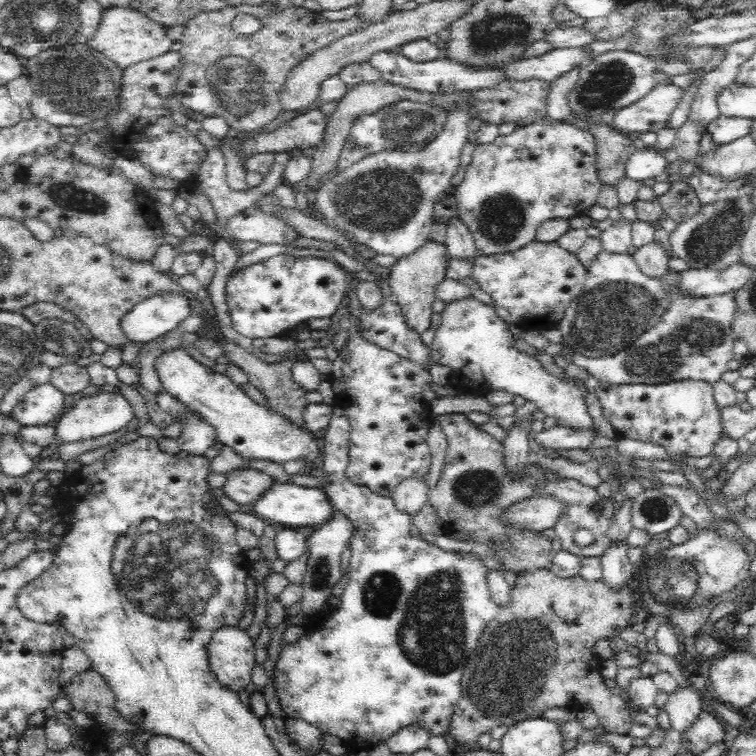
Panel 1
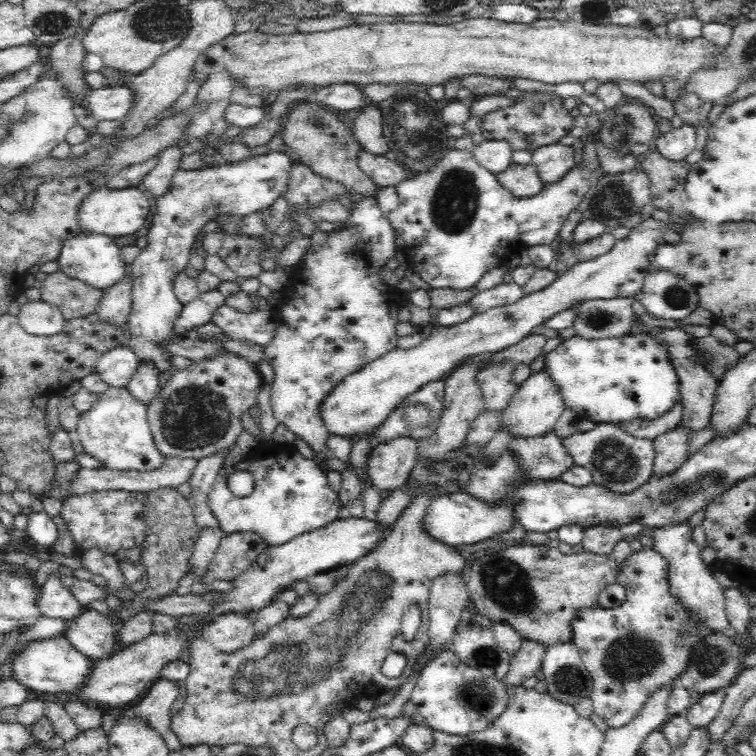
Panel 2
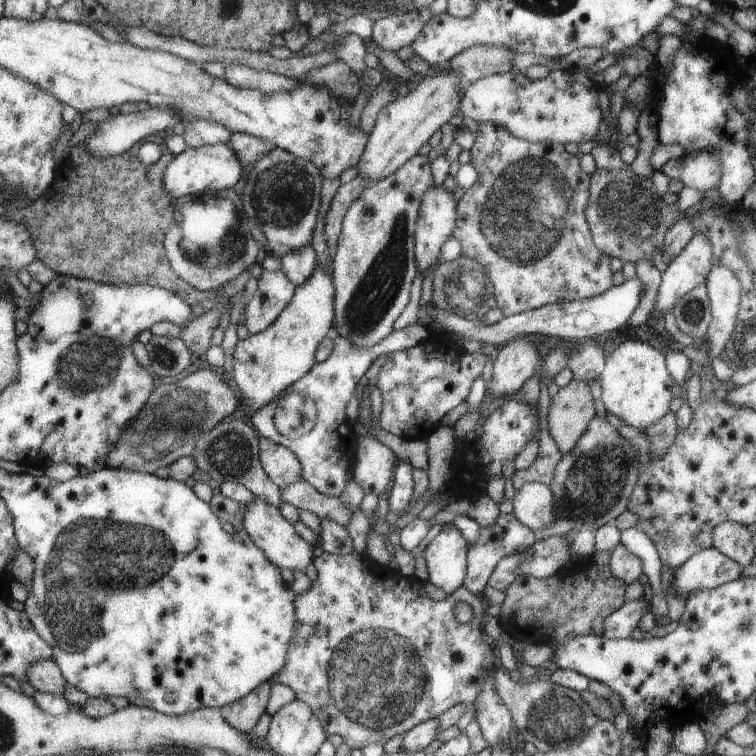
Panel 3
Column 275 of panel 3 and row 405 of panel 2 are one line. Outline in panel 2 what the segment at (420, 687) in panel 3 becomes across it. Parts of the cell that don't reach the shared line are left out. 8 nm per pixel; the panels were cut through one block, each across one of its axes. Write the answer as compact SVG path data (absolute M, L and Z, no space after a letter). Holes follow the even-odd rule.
M678 402L672 409L663 416L658 416L655 420L633 420L628 423L620 423L619 427L626 429L626 432L635 437L645 437L648 440L654 440L660 434L669 430L674 430L681 422L683 413L682 402Z

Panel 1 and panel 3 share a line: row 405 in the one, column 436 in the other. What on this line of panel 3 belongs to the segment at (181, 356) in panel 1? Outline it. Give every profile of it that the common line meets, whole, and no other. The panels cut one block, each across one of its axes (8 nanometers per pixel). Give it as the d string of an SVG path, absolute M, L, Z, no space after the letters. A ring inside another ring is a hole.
M432 186L422 200L416 222L415 258L418 269L424 273L440 256L442 244L455 230L456 200L444 186Z

